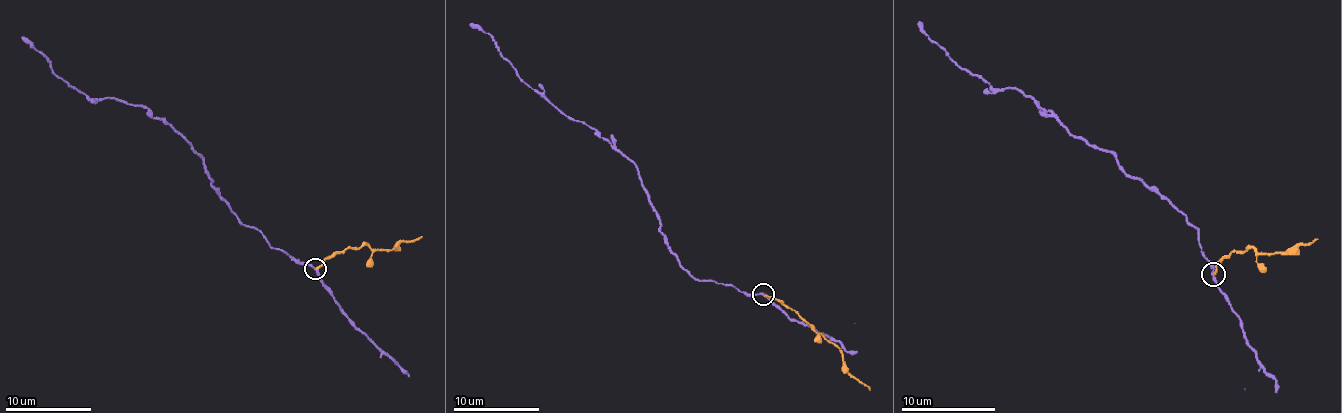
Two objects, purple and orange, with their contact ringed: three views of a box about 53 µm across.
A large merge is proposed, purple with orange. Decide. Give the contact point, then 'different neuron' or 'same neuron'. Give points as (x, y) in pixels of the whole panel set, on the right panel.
(1213, 274) | different neuron

